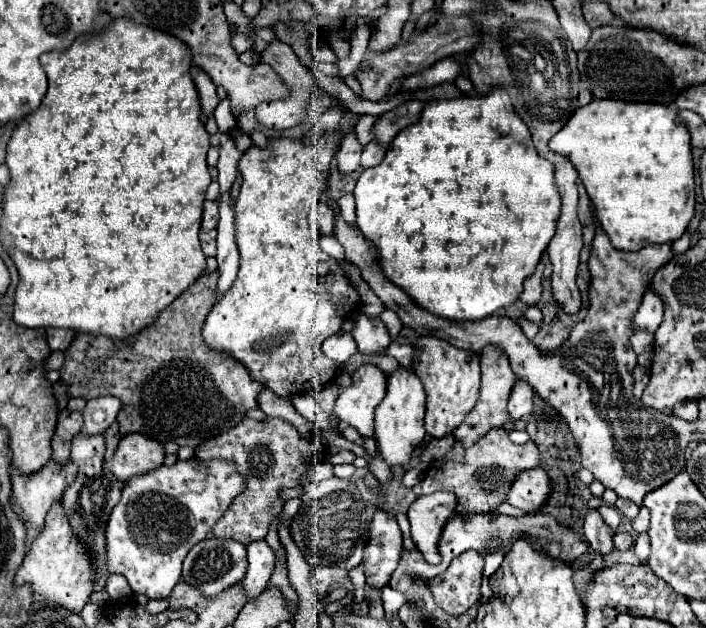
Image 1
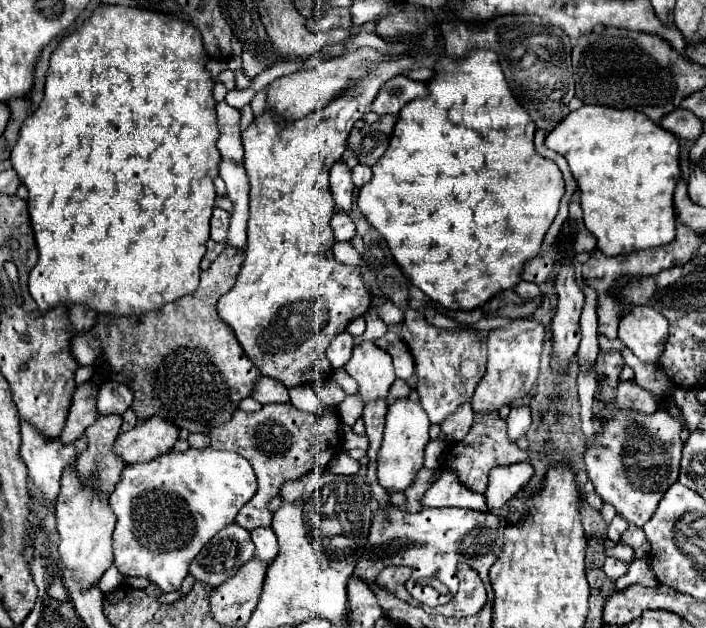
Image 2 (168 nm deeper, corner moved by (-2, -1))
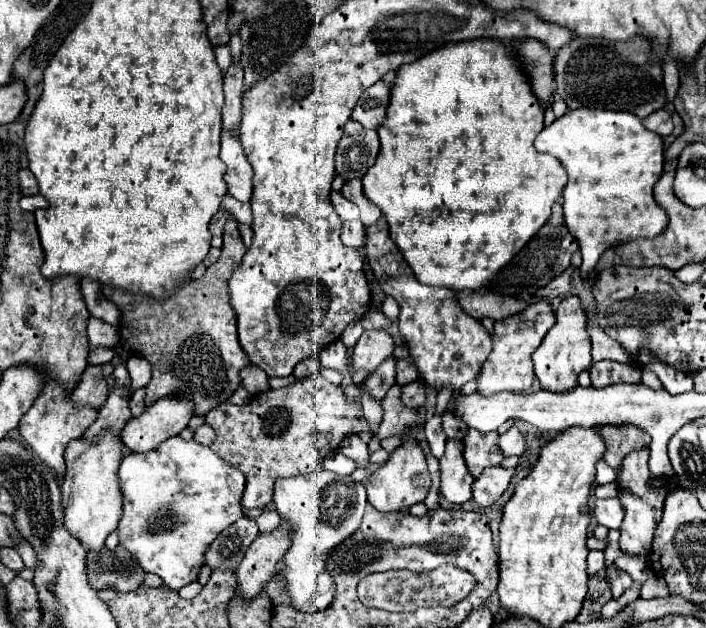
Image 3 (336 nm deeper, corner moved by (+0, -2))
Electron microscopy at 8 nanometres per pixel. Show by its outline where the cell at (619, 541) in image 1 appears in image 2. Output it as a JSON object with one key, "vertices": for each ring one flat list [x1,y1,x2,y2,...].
{"vertices":[[617,544,617,546,613,546,609,554,611,554,613,558,623,560,623,562,631,562,631,560,633,560,633,548,627,546,627,544]]}

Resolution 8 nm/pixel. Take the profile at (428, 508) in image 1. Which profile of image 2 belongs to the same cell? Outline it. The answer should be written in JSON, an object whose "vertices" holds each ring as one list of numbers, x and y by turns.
{"vertices":[[447,470,441,474,441,478,437,482,431,484,431,488,425,492,425,496,421,498,421,506,423,508,433,508,433,506,465,506,471,510,481,510,487,512,487,500,483,494,475,494,467,488,463,488,463,484,459,480,455,480,457,476]]}

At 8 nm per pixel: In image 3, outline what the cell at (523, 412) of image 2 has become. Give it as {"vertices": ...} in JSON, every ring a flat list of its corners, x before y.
{"vertices":[[513,425,507,433,503,433,499,437,499,449,501,449,503,457,521,455,525,451,525,437,523,437,523,433]]}

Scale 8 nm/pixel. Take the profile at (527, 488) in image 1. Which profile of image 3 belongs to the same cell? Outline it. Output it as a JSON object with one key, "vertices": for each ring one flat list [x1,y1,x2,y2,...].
{"vertices":[[489,467,477,477,471,485,473,489,473,501,481,507,491,507,499,501,503,491,507,489,511,477,515,475,515,469,503,469,503,467]]}

